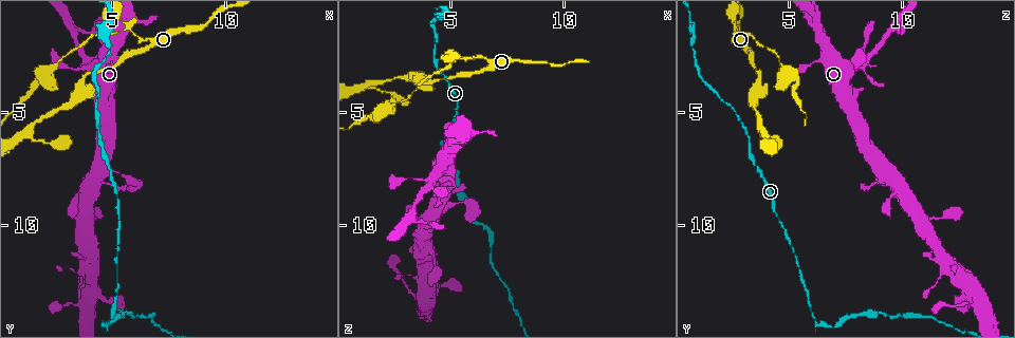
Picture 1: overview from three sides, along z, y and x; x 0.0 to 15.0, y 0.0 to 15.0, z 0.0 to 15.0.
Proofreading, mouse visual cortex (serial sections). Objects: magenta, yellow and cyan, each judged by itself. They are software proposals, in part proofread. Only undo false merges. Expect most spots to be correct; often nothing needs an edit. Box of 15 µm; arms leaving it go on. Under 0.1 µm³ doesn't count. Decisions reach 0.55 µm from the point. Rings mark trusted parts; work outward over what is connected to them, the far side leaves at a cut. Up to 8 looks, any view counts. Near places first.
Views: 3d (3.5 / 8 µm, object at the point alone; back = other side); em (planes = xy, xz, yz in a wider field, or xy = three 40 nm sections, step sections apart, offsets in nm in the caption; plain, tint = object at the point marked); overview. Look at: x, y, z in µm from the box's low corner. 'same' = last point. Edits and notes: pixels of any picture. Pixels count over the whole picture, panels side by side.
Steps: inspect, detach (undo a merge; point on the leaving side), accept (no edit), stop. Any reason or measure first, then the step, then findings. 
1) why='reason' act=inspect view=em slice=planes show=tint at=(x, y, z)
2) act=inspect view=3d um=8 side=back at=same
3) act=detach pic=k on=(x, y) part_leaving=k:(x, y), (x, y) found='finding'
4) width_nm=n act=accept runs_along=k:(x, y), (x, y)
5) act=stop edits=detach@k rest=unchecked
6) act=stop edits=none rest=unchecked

why='sharp bend' act=inspect view=3d um=3.5 at=(5.7, 1.3, 2.6)

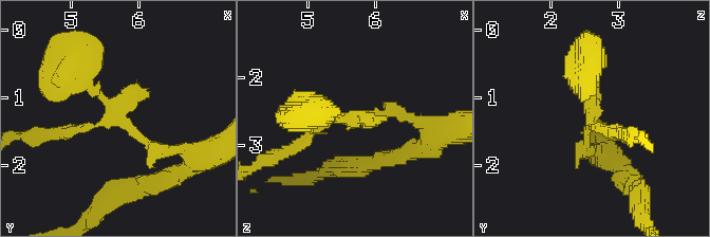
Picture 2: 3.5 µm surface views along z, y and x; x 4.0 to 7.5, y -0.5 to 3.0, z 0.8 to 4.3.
act=detach pic=2 on=(74, 128) part_leaving=2:(111, 116), (85, 129), (30, 135) found='a second cell is stuck on'

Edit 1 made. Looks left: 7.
act=inspect view=overview

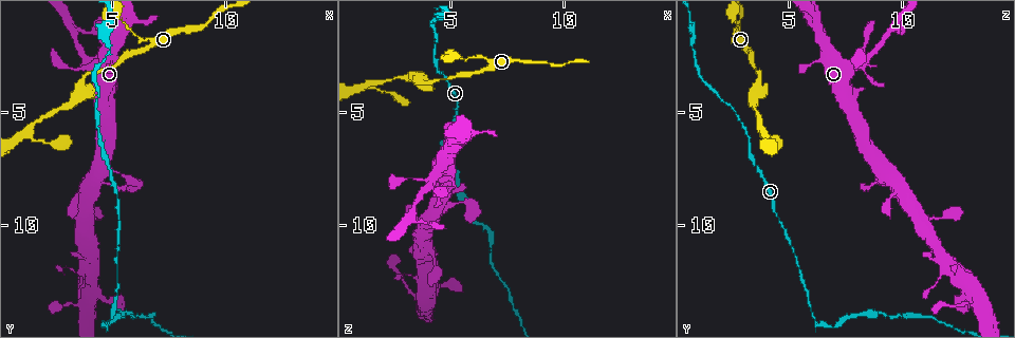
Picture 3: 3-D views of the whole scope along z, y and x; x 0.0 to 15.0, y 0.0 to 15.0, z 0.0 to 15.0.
why='a narrow waist' act=inspect view=em slice=xy step=2 show=tint at=(2.2, 6.4, 4.0)

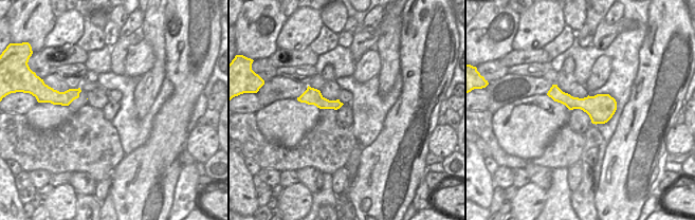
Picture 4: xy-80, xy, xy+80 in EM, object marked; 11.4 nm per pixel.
why='wider look' act=inspect view=3d um=3.5 at=same

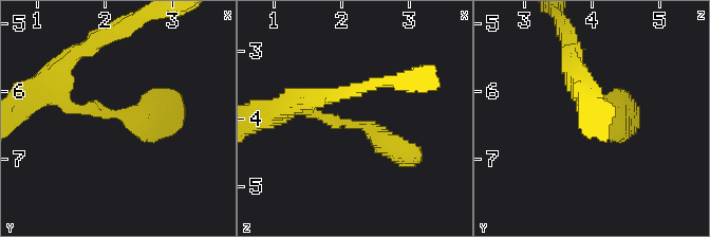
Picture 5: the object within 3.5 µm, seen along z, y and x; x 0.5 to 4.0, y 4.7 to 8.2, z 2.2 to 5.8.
act=accept runs_along=5:(295, 101), (312, 114), (363, 125), (409, 155) found='all the same cell'

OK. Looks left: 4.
why='thin neck' act=inspect view=3d um=3.5 at=(4.8, 14.4, 6.1)

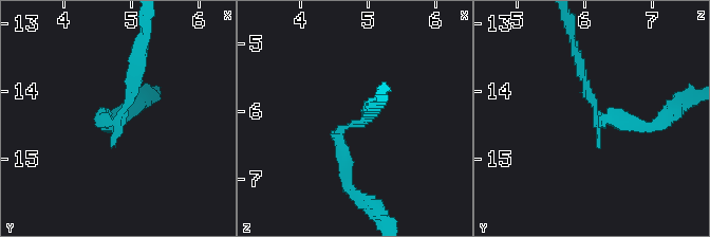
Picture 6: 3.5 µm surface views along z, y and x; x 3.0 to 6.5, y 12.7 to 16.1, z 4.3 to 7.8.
arm_widths_nm=150,200 act=inspect view=em slice=xy step=1 show=tint at=(4.85, 14.30, 6.20)

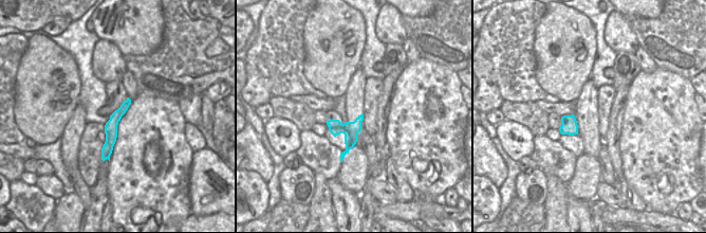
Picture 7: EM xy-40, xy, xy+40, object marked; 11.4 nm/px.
act=detach pic=6 on=(634, 123) found='two cells meet here'

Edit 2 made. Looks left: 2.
act=stop edits=detach@2,detach@6 rest=unchecked

